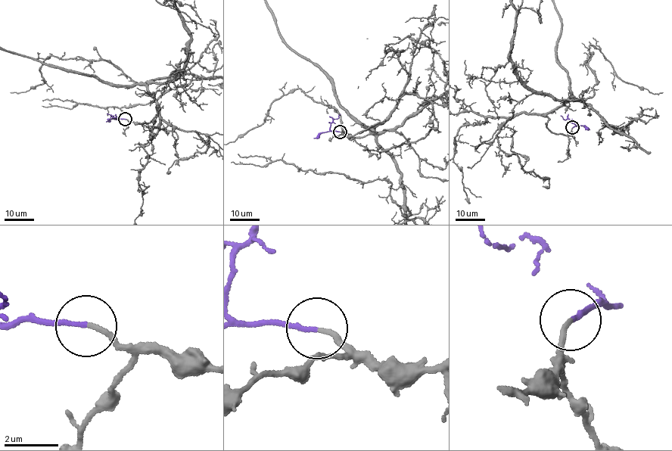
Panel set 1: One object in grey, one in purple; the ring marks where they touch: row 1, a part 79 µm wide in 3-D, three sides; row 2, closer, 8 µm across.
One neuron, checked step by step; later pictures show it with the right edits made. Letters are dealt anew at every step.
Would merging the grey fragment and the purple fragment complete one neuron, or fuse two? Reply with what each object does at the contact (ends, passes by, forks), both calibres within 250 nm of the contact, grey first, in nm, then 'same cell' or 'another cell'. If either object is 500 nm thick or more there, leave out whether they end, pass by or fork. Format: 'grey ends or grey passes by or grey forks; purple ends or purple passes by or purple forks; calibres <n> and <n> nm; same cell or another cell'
grey ends; purple ends; calibres 170 and 160 nm; same cell

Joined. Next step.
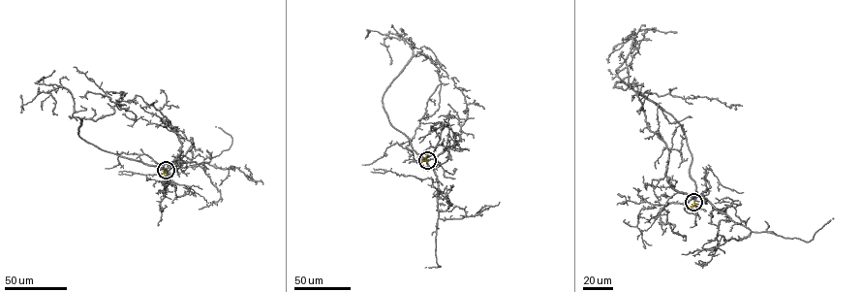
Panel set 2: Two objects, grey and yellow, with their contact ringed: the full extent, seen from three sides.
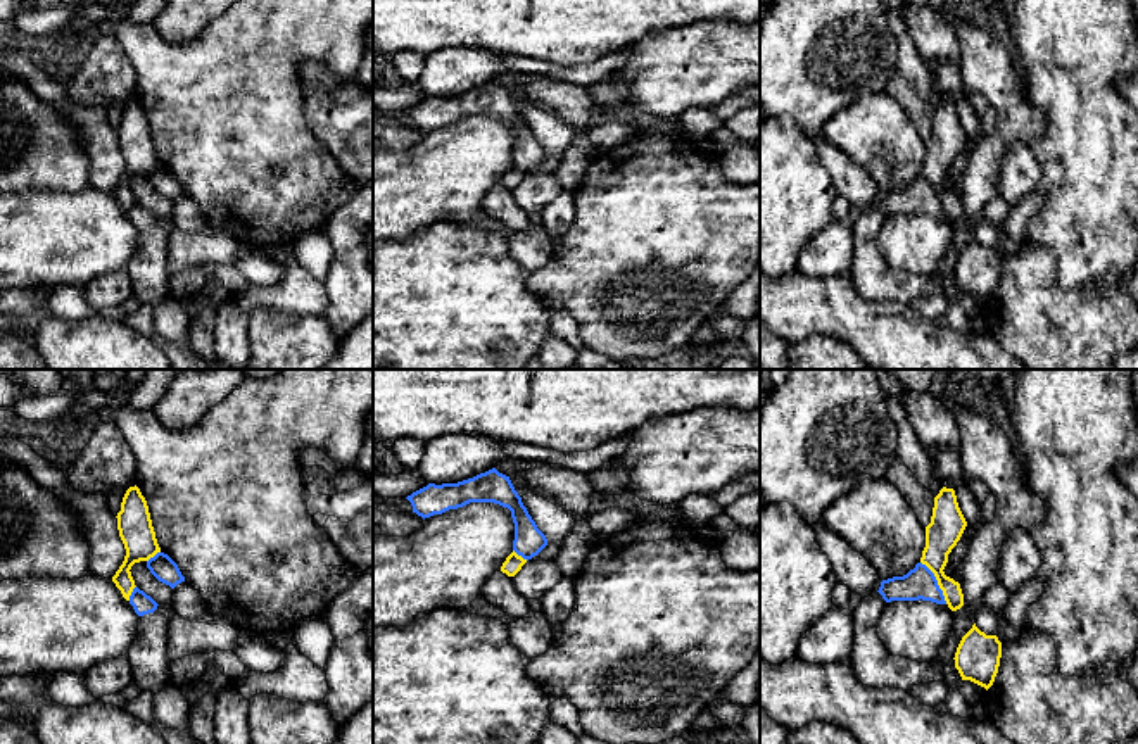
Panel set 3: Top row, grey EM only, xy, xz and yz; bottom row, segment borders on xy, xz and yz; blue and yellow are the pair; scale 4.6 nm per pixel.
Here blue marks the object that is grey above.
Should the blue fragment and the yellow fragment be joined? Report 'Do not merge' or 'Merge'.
Do not merge

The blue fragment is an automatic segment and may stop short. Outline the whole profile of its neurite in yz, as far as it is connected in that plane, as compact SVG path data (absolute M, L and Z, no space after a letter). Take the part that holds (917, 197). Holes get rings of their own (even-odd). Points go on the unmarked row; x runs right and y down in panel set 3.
M917 176L915 181L903 190L882 193L877 205L886 216L922 212L946 218L934 186L922 176Z

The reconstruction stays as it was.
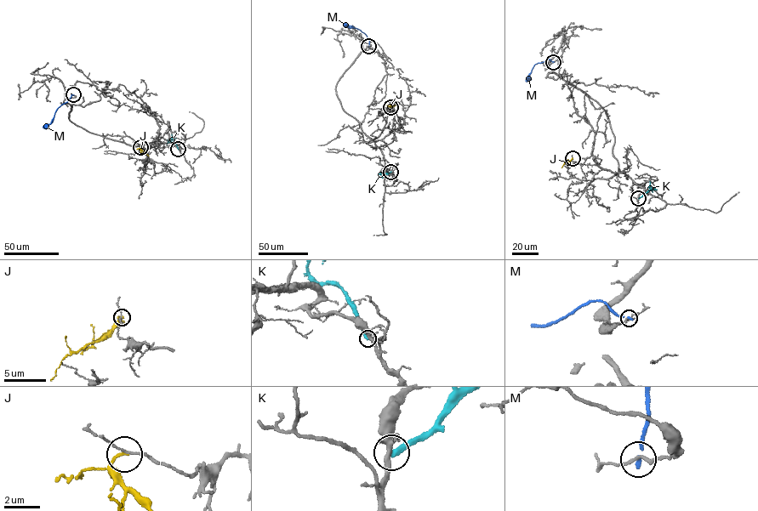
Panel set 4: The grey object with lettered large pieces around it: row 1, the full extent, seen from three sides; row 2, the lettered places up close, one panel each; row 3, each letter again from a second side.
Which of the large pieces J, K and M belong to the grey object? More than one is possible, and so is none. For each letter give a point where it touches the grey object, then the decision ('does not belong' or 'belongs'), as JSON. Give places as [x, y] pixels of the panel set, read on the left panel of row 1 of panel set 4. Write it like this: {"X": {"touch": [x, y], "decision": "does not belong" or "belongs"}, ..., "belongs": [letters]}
{"J": {"touch": [140, 147], "decision": "does not belong"}, "K": {"touch": [178, 149], "decision": "does not belong"}, "M": {"touch": [73, 94], "decision": "does not belong"}, "belongs": []}

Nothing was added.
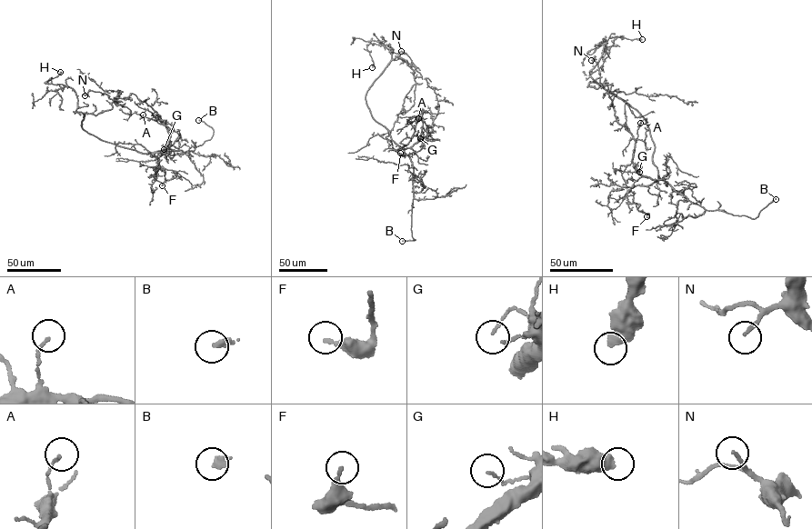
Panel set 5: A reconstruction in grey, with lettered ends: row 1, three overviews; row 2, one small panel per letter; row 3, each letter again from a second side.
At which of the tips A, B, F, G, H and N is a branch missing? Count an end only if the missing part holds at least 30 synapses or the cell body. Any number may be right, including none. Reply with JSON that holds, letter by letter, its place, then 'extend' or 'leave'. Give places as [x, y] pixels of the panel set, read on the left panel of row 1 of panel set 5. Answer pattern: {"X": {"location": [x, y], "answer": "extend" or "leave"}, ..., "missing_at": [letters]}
{"A": {"location": [143, 114], "answer": "leave"}, "B": {"location": [198, 120], "answer": "extend"}, "F": {"location": [162, 185], "answer": "leave"}, "G": {"location": [164, 149], "answer": "leave"}, "H": {"location": [60, 72], "answer": "leave"}, "N": {"location": [85, 95], "answer": "extend"}, "missing_at": ["B", "N"]}

